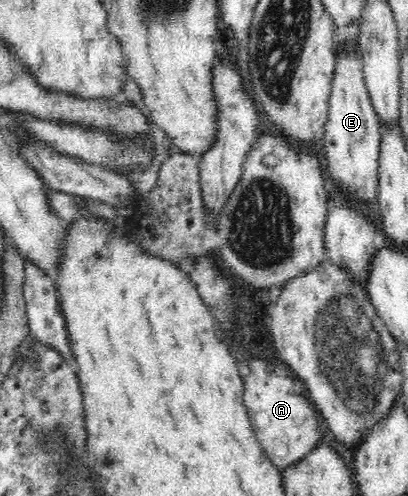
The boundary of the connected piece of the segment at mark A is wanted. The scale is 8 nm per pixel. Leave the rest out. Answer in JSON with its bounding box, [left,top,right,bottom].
[242,359,321,470]

